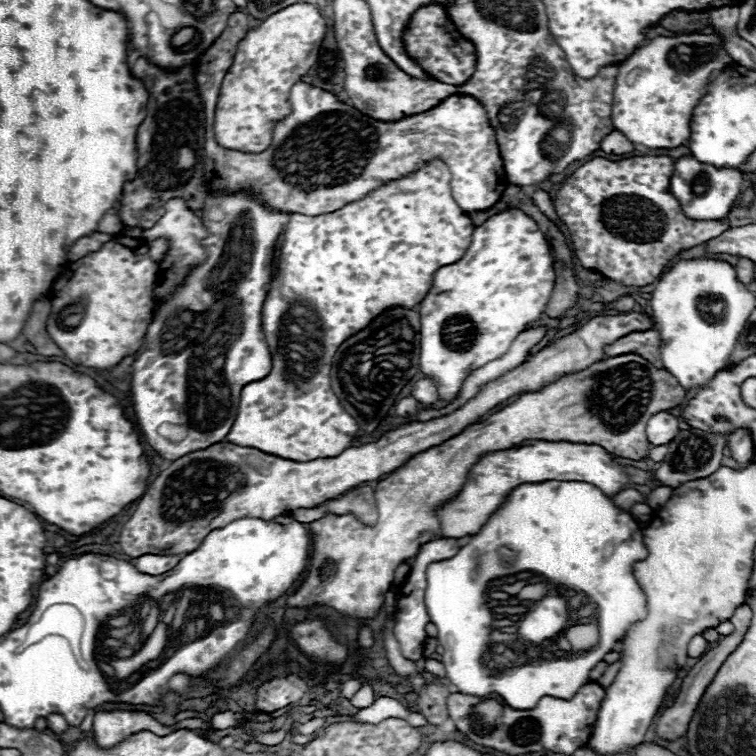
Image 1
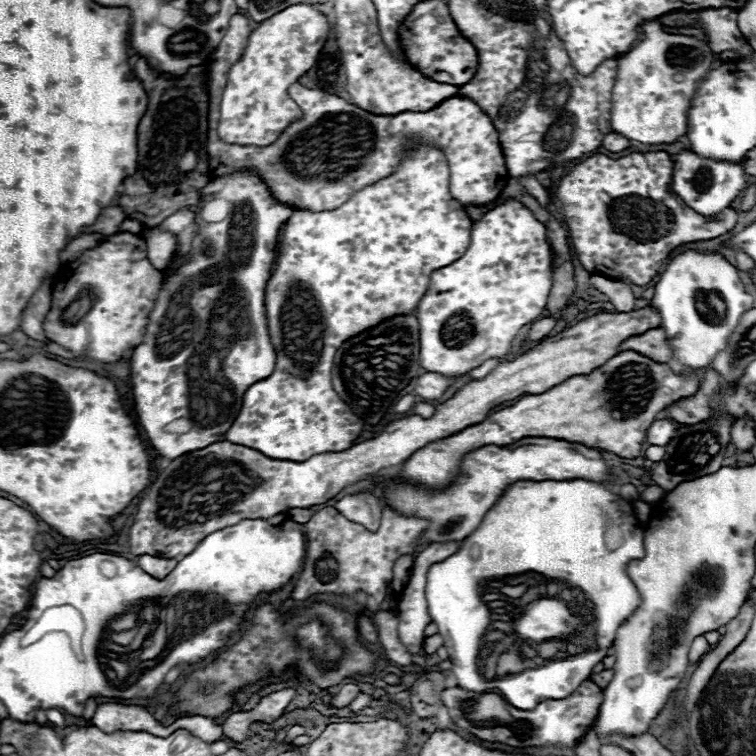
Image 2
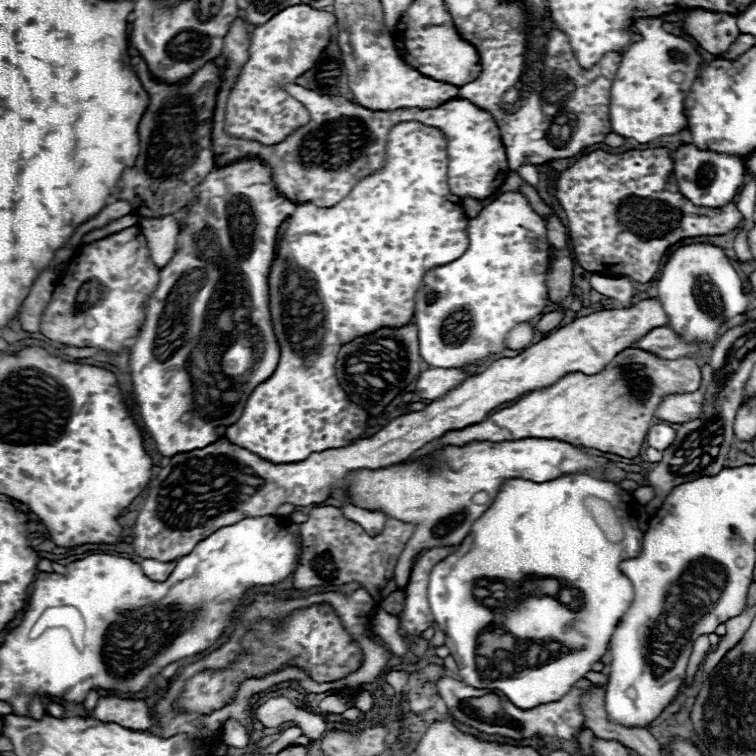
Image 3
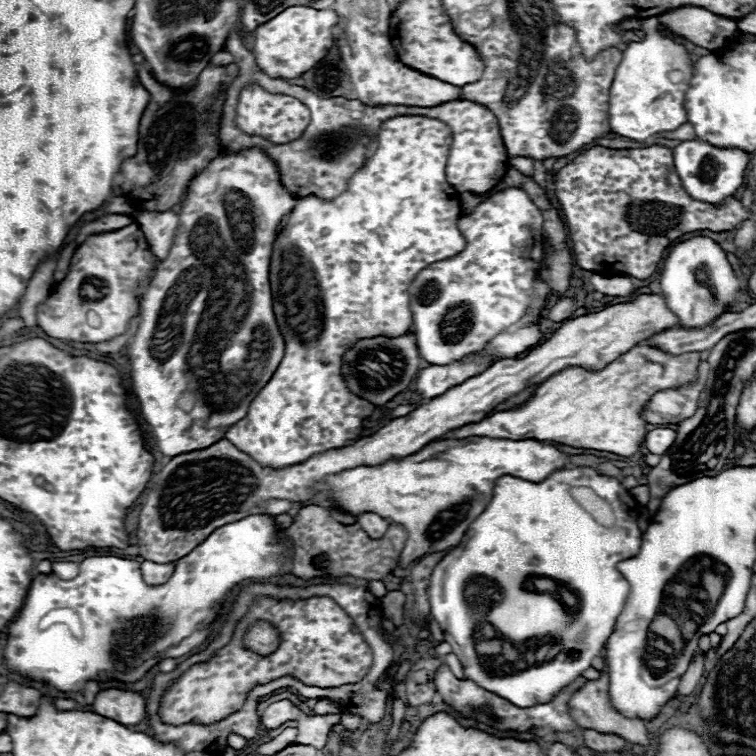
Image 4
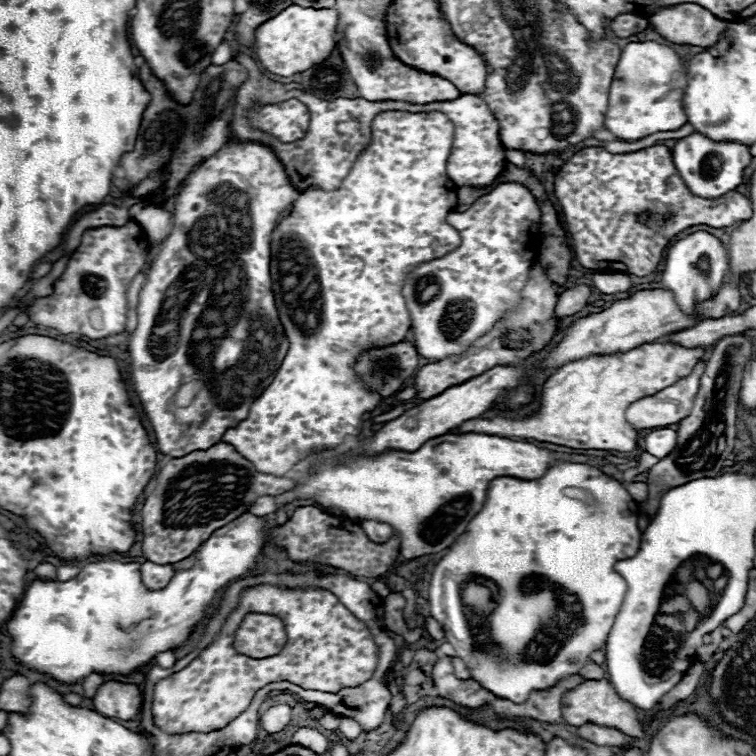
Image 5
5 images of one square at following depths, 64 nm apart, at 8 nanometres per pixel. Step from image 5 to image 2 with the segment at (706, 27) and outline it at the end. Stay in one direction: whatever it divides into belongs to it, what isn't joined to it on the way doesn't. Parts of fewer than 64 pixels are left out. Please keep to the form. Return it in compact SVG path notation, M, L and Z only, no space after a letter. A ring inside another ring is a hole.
M732 8L722 10L702 10L700 12L700 28L706 32L706 38L710 40L710 48L714 52L734 50L738 58L748 60L754 56L754 50L750 44L744 42L738 26L736 26L738 12Z

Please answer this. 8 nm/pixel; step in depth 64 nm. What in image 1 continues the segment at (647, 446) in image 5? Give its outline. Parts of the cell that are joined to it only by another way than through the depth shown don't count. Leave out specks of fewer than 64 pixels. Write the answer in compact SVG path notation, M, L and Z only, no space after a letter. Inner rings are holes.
M658 412L658 414L650 416L650 420L646 424L648 442L654 446L668 444L670 440L674 440L676 432L678 432L678 418L668 412Z

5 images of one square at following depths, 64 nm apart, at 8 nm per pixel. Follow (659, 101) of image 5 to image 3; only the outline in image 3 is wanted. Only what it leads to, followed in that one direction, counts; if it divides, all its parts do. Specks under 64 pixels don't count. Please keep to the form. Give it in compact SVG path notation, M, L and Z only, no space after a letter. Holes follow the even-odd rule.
M640 18L634 26L644 38L630 44L622 54L610 90L610 122L612 132L648 144L660 136L678 134L688 126L684 100L690 92L690 84L698 78L702 64L706 64L706 58L692 42L664 32L660 18ZM678 72L682 74L680 82L674 80L674 74Z

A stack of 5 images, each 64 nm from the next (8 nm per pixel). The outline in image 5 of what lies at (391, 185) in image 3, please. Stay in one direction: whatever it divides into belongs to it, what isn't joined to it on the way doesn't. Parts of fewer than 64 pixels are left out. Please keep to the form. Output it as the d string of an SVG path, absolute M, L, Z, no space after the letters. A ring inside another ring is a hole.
M382 112L372 122L372 142L370 142L368 150L358 156L350 174L344 178L342 186L334 192L322 192L322 190L316 190L316 188L308 188L306 192L302 192L296 198L296 202L292 204L290 212L282 218L282 222L276 224L276 228L272 232L270 276L272 276L272 290L274 290L278 316L280 316L280 322L284 326L290 348L288 348L288 354L286 354L282 366L278 368L278 372L274 376L274 382L250 406L248 418L238 422L238 426L226 430L226 434L222 436L222 442L232 444L244 458L248 458L256 466L258 472L282 476L288 470L292 470L294 464L304 460L308 456L308 452L322 450L322 448L334 448L334 446L342 444L346 436L358 436L360 434L360 424L362 424L362 414L372 412L378 406L380 396L366 392L362 382L356 378L356 374L352 370L356 354L360 350L368 348L370 344L376 344L376 346L396 344L396 342L400 342L408 336L408 332L410 332L410 312L406 308L406 298L402 296L402 286L404 286L406 276L418 264L442 258L448 252L452 252L454 248L458 248L460 242L462 242L458 230L446 222L446 216L458 204L458 196L456 196L458 186L446 174L446 160L448 160L448 154L450 154L450 148L452 148L452 136L454 136L454 126L442 112L430 112L430 114L424 114L424 112L418 112L418 114L412 114L412 112Z

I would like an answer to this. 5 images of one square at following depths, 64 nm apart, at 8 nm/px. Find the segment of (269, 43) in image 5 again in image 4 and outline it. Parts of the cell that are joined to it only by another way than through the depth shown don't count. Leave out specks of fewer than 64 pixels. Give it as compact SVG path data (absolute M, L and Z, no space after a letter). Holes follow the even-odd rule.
M290 6L266 24L260 24L254 30L254 60L256 66L270 78L290 80L294 76L302 76L302 72L310 70L326 52L332 48L332 32L330 28L338 22L338 14L334 10L314 10L310 6Z

